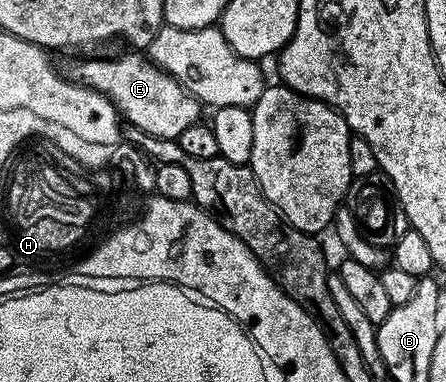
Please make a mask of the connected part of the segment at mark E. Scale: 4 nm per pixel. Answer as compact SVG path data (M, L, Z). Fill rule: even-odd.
M130 52L123 58L90 58L78 70L77 81L89 90L100 92L111 102L129 125L152 136L178 139L184 128L192 128L204 113L204 107L170 74L154 65L149 57Z

